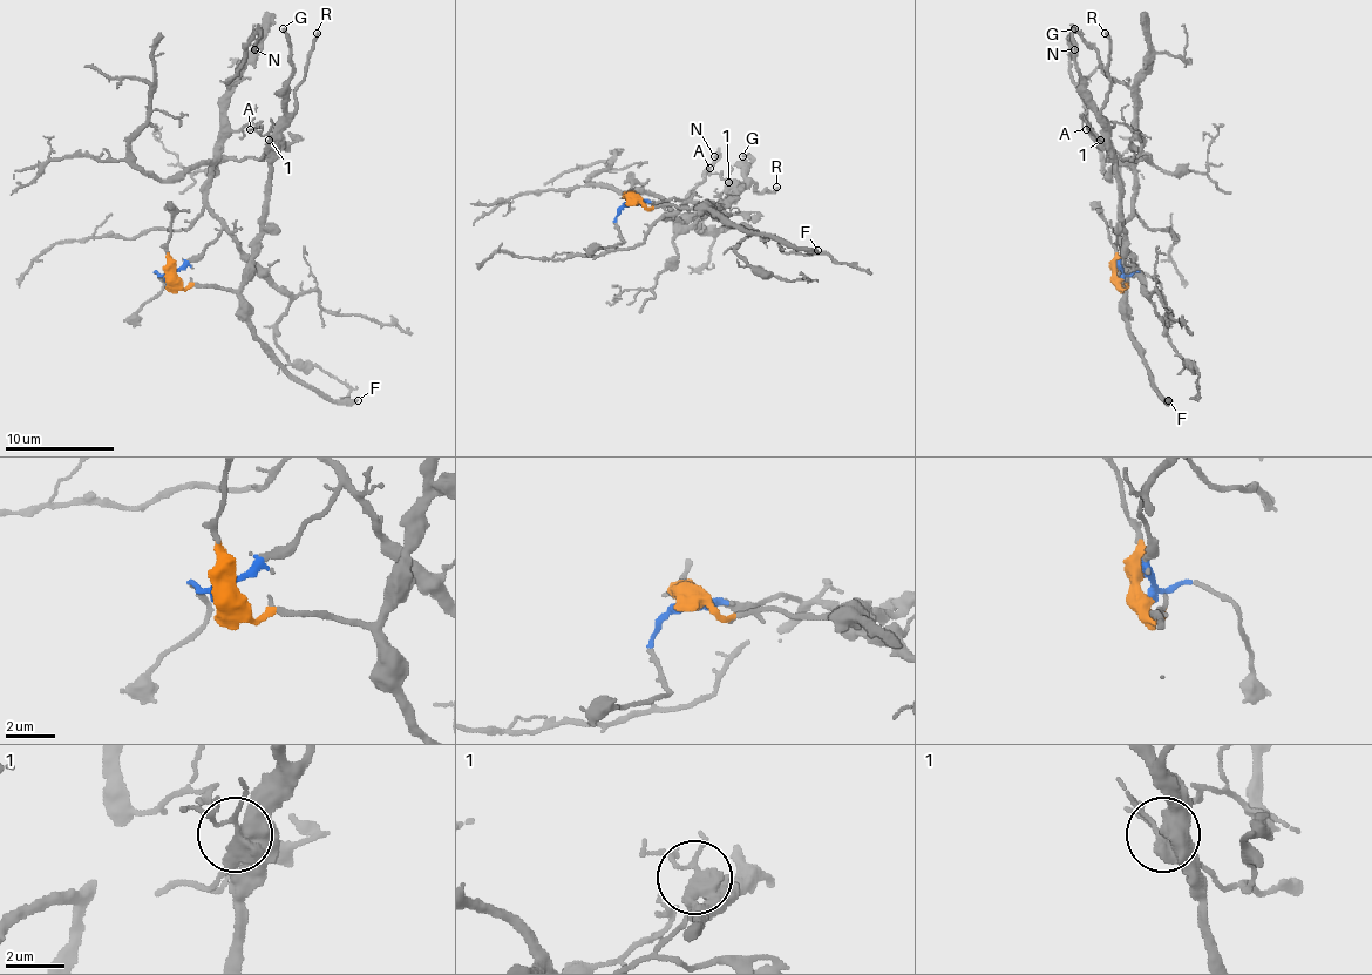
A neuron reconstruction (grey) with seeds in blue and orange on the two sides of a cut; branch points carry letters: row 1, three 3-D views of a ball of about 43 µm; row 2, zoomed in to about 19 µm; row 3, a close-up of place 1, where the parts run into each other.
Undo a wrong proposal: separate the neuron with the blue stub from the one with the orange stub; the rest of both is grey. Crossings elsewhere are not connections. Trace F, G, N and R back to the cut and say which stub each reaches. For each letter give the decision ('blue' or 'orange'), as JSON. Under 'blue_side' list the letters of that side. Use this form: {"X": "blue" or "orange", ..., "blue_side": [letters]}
{"F": "orange", "G": "orange", "N": "blue", "R": "orange", "blue_side": ["N"]}

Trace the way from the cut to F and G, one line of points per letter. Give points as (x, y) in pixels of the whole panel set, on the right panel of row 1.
F: (1120, 281), (1125, 289), (1128, 336), (1152, 387), (1168, 400)
G: (1120, 281), (1125, 289), (1116, 156), (1108, 140), (1108, 120), (1087, 93), (1087, 82), (1079, 72), (1073, 28)

